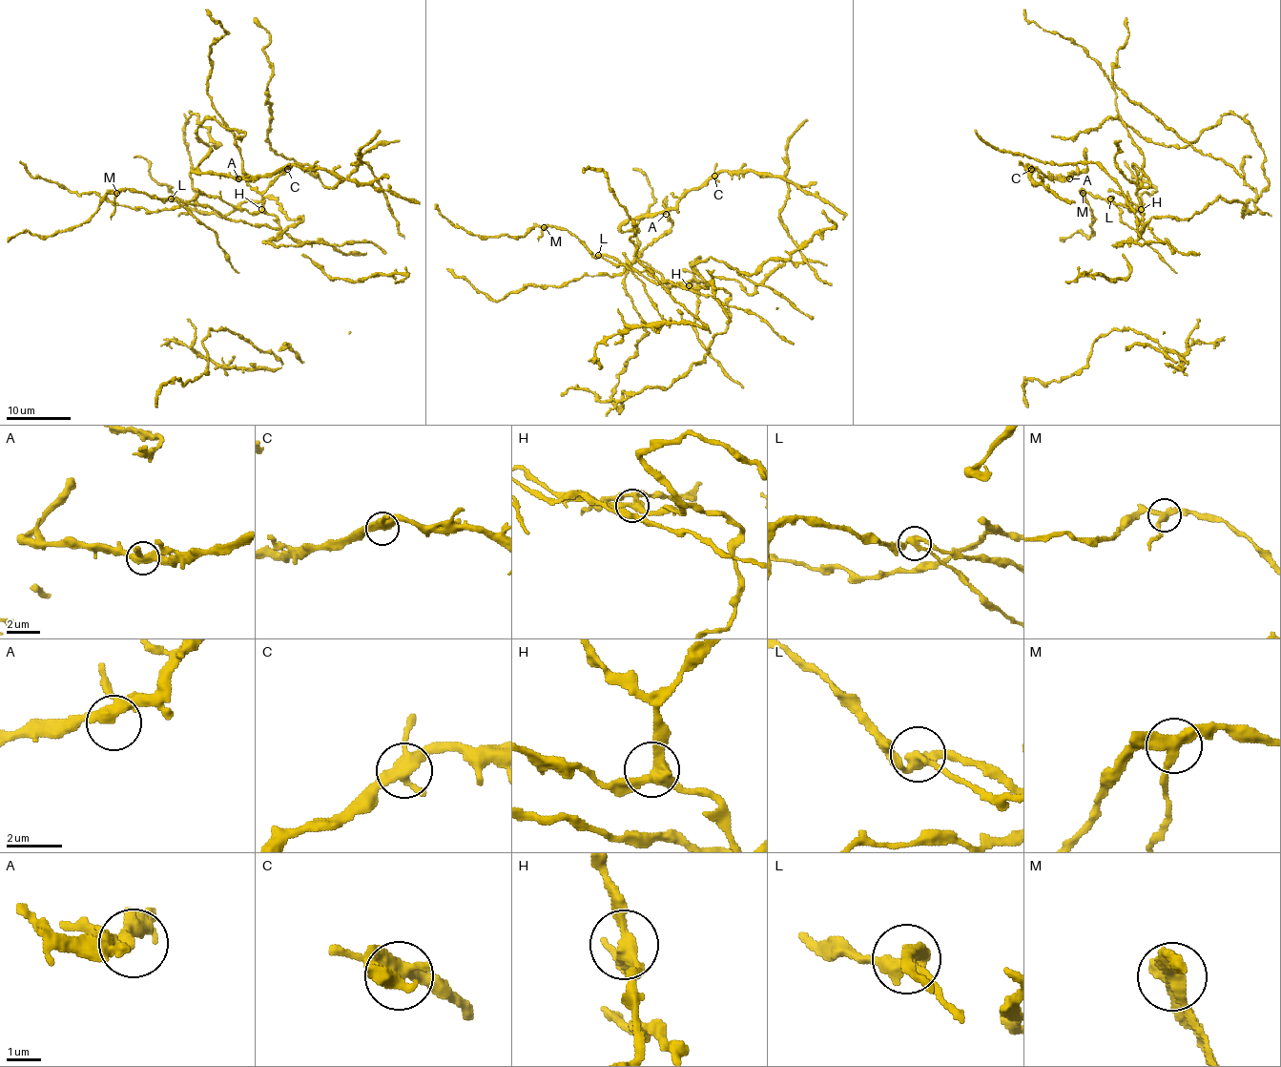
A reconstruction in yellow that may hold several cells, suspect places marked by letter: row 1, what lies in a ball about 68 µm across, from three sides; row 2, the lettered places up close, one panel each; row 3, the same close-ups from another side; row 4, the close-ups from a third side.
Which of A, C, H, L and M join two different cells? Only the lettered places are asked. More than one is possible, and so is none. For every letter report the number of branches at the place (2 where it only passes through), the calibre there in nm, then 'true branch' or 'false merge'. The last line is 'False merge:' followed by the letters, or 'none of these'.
A: branches 3; calibre 320 nm; true branch
C: branches 3; calibre 360 nm; true branch
H: branches 3; calibre 320 nm; true branch
L: branches 3; calibre 300 nm; false merge
M: branches 3; calibre 320 nm; false merge
False merge: L, M

